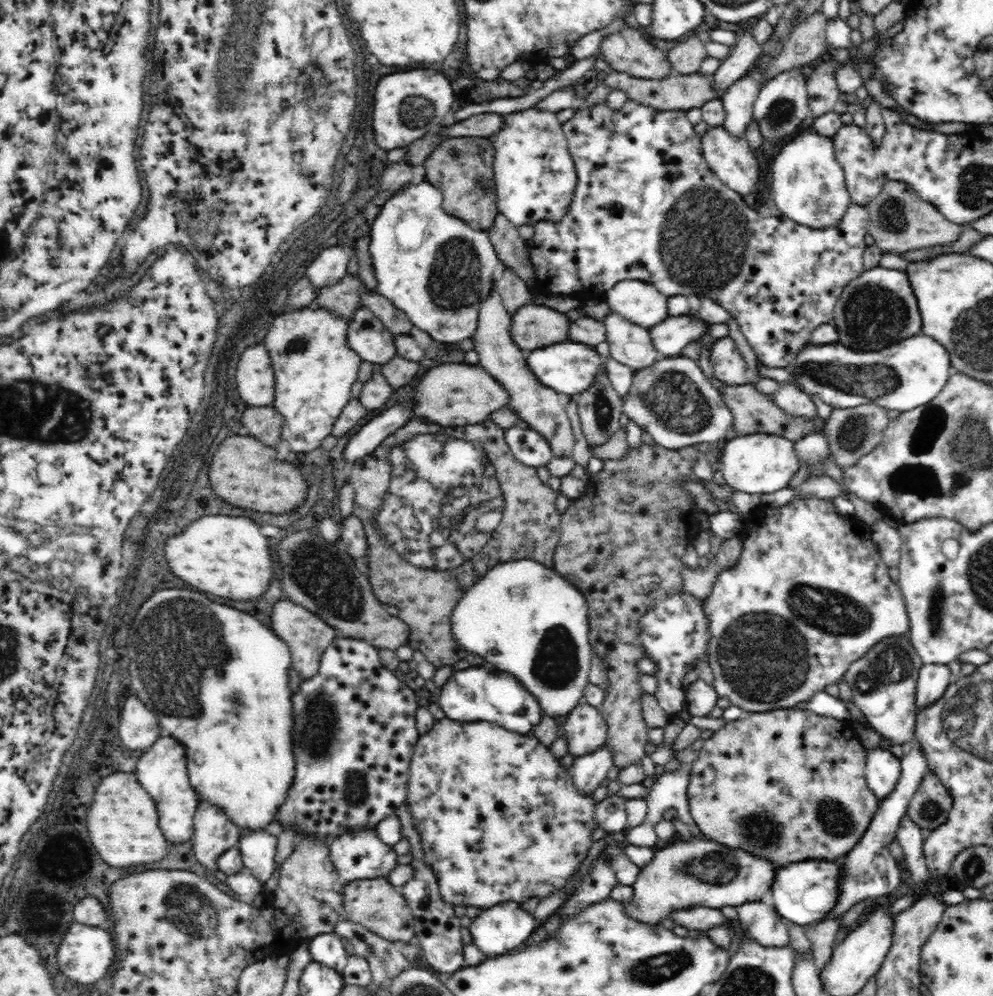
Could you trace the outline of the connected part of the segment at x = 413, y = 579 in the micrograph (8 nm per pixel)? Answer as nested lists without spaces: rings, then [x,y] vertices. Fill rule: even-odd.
[[[420,418],[409,420],[373,452],[352,462],[348,482],[356,494],[353,515],[362,521],[365,530],[369,560],[365,573],[373,594],[384,606],[398,607],[398,618],[410,627],[408,646],[420,651],[437,669],[467,658],[452,635],[452,612],[464,593],[491,567],[530,558],[554,567],[553,552],[561,527],[561,514],[556,508],[558,492],[538,477],[536,467],[522,464],[512,455],[506,446],[505,429],[491,419],[478,428],[444,428]],[[472,500],[474,510],[466,512],[462,506],[470,505]]]

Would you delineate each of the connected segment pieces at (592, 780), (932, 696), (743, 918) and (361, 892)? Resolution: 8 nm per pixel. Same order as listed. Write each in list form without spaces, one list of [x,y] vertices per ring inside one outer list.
[[[604,746],[594,754],[573,759],[572,783],[578,789],[578,793],[584,796],[592,794],[600,782],[604,781],[610,768],[612,768],[612,754]]]
[[[926,664],[919,672],[916,704],[920,709],[936,702],[952,682],[952,671],[947,664]]]
[[[746,901],[737,907],[739,920],[747,926],[749,935],[764,947],[784,947],[789,944],[789,922],[780,919],[774,909],[762,901]]]
[[[385,878],[348,882],[344,888],[343,907],[344,912],[348,913],[348,921],[362,925],[386,940],[399,942],[401,945],[415,936],[414,916],[407,900],[400,890]]]

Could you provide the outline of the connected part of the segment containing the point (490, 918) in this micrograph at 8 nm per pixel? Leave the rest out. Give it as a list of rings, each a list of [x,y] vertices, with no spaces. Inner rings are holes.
[[[506,900],[504,903],[496,904],[496,906],[482,911],[469,926],[473,943],[492,957],[506,954],[506,952],[511,952],[526,944],[531,938],[531,934],[543,927],[547,919],[536,918],[532,913],[523,909],[521,905]]]

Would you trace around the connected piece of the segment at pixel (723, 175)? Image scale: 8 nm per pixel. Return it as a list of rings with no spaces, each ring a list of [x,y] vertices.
[[[710,127],[702,136],[702,151],[710,169],[732,191],[740,194],[742,198],[754,192],[756,184],[760,182],[759,163],[755,156],[756,150],[750,147],[745,137],[732,137],[723,127]]]

